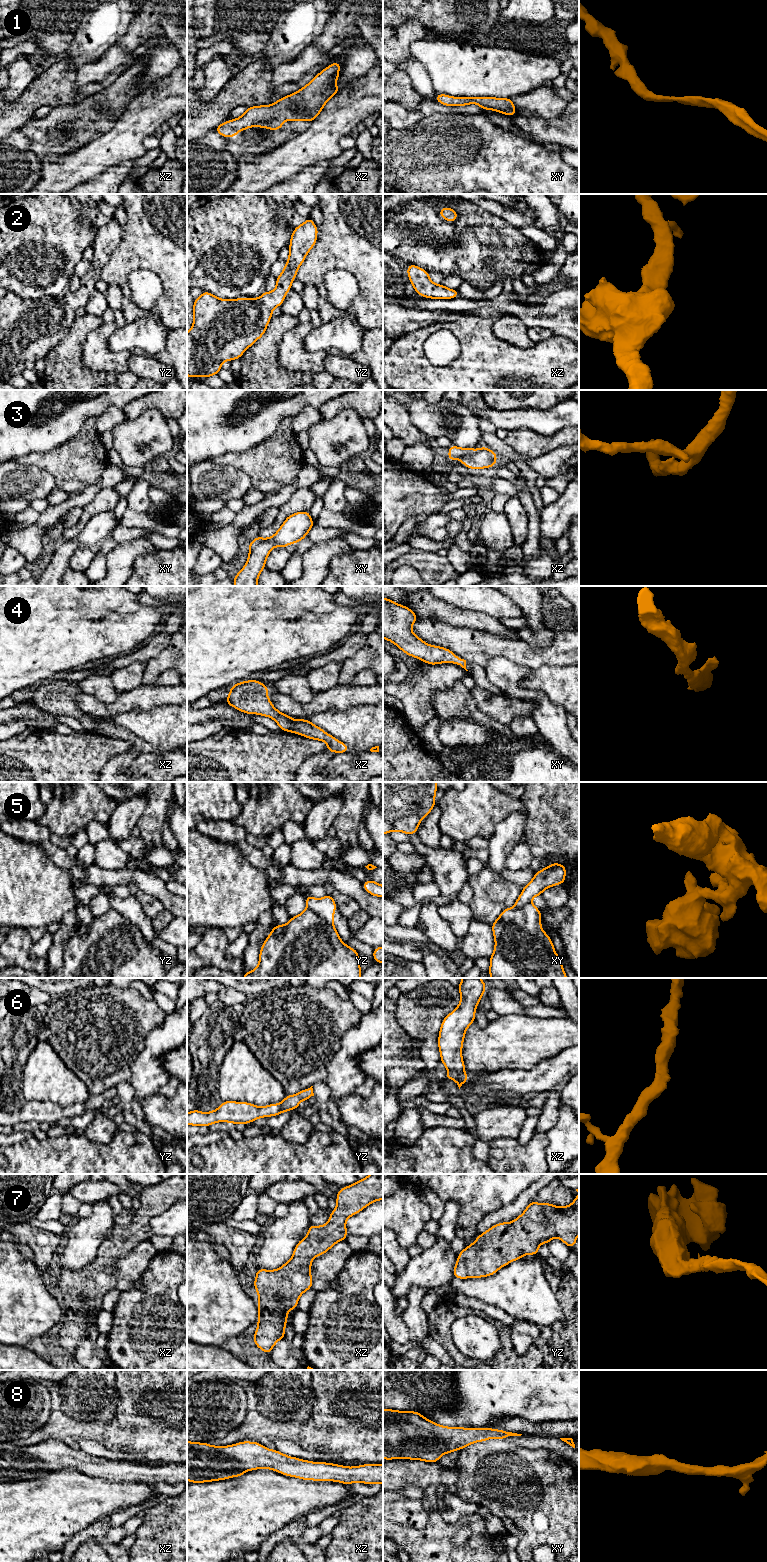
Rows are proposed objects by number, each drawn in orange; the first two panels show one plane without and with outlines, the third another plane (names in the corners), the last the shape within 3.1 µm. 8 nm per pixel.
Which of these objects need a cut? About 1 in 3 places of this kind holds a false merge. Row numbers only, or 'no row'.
5

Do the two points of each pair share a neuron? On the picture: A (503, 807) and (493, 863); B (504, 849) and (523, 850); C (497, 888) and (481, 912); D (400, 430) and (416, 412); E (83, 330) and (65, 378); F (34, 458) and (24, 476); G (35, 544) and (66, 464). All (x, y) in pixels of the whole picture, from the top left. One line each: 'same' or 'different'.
A: different
B: different
C: same
D: different
E: same
F: different
G: different

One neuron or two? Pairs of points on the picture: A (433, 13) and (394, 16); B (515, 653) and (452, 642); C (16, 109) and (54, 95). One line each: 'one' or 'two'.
A: one
B: one
C: one

